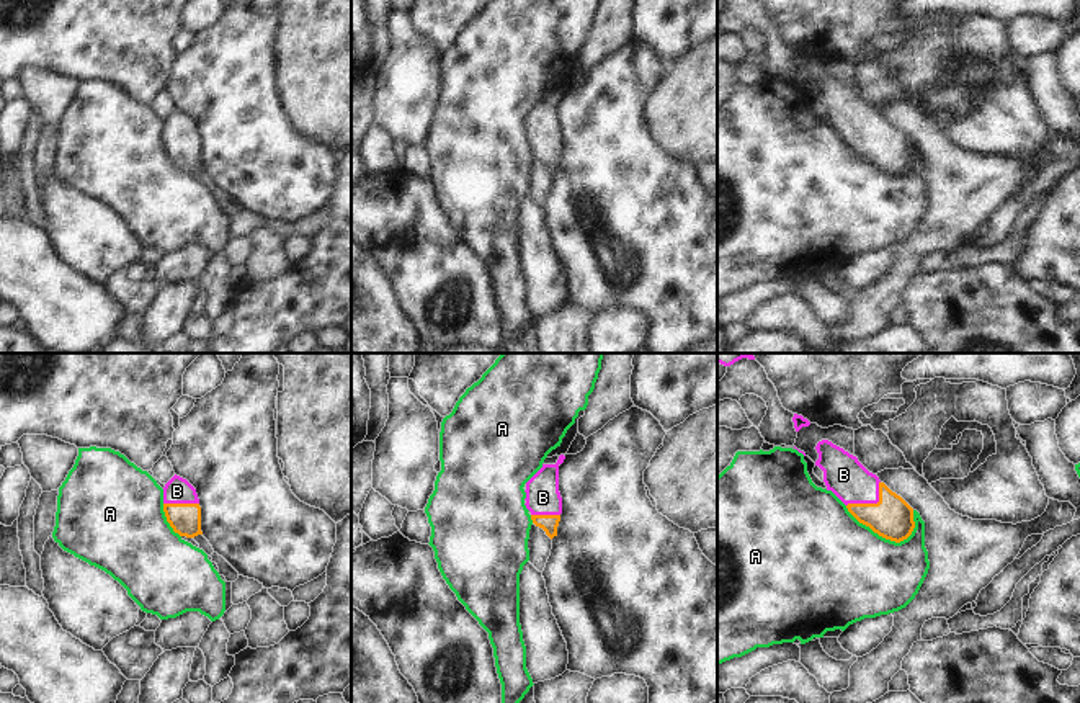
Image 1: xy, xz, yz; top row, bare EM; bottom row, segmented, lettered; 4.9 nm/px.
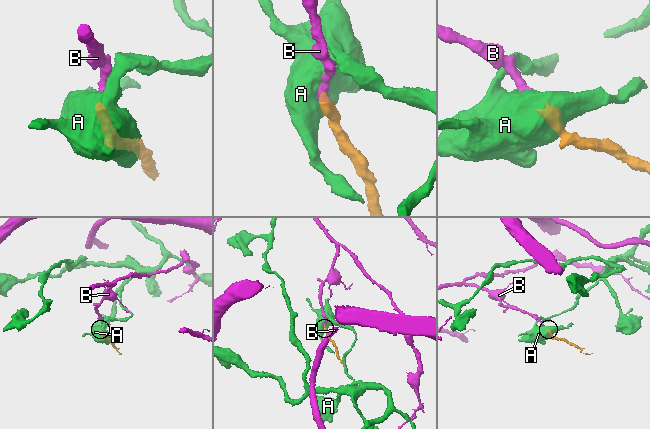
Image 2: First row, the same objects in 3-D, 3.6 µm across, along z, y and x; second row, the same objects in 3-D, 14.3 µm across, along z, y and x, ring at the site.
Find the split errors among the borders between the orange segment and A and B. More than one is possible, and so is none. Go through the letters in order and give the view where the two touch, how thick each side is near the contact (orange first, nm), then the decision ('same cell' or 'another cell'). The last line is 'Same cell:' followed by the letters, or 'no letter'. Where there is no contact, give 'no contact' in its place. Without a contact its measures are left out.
A: yz | 200/480 nm | another cell
B: yz | 200/200 nm | same cell
Same cell: B

